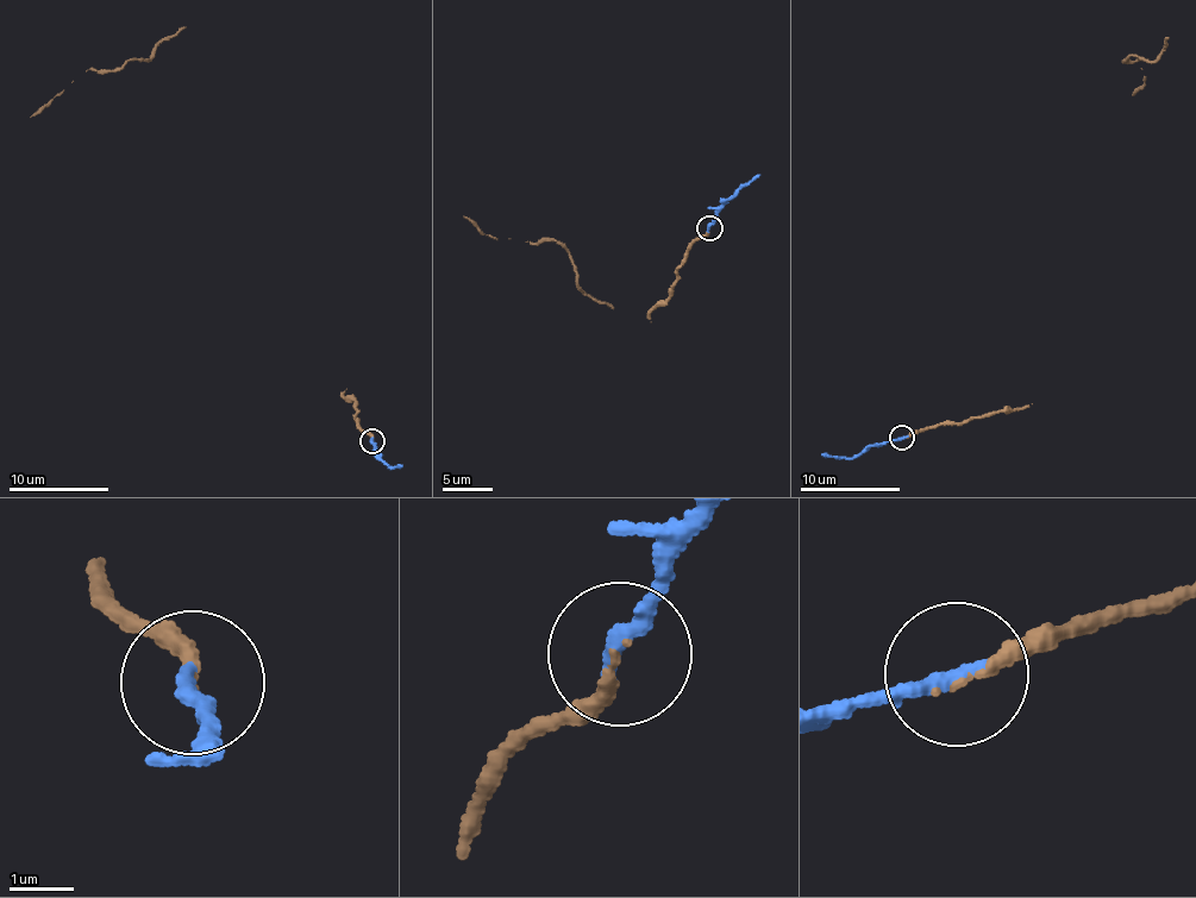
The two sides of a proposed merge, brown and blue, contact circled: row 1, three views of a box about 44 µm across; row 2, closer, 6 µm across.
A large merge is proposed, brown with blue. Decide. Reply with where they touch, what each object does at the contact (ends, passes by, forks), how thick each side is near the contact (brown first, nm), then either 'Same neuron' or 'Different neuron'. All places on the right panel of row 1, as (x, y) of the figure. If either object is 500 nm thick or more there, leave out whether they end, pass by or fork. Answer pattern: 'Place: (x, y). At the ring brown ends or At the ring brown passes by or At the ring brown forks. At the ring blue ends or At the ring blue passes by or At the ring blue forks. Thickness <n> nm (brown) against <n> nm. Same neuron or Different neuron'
Place: (902, 438). At the ring brown ends. At the ring blue ends. Thickness 140 nm (brown) against 280 nm. Same neuron

